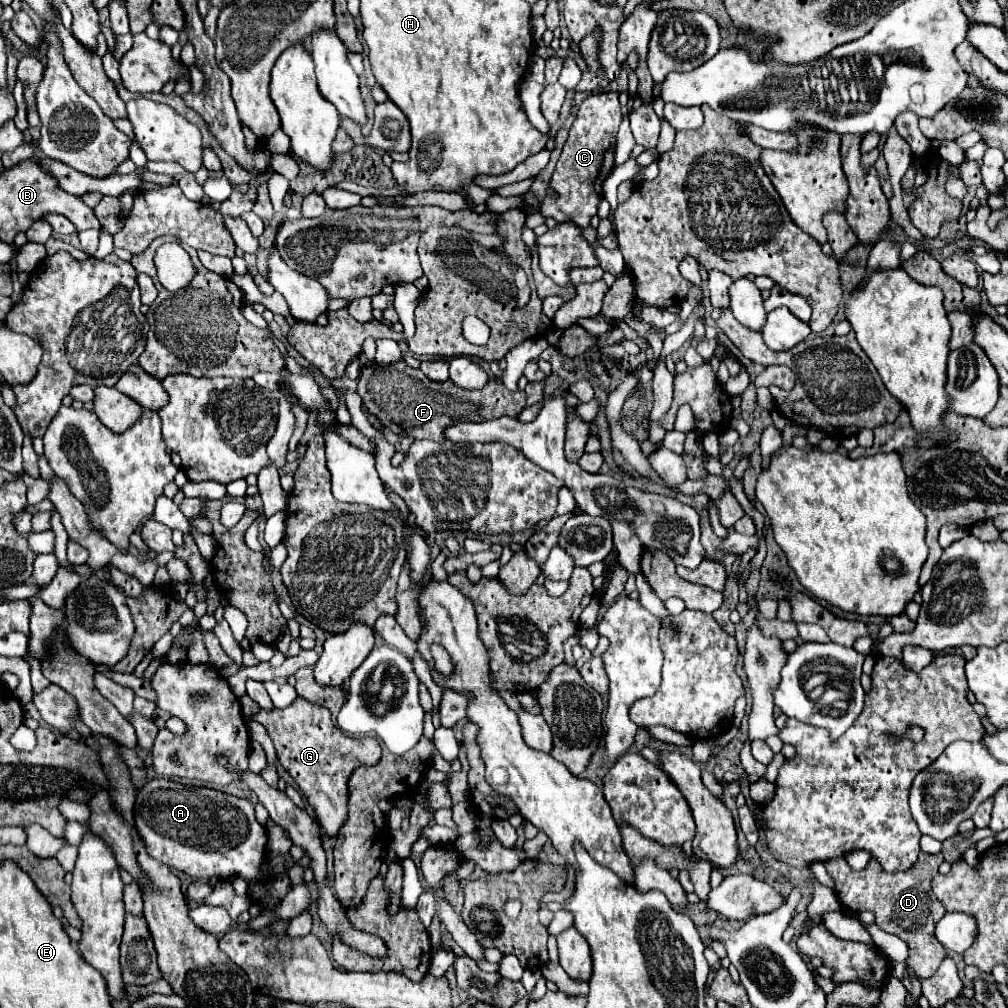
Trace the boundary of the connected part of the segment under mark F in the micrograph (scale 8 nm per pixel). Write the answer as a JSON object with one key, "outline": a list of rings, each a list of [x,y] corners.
{"outline":[[[398,360],[390,366],[370,362],[360,370],[356,392],[362,398],[362,406],[366,408],[366,412],[376,416],[376,420],[396,436],[416,440],[426,438],[434,442],[444,442],[444,430],[452,424],[480,422],[500,416],[516,418],[516,414],[526,404],[524,392],[510,392],[504,388],[502,382],[498,384],[494,378],[482,390],[464,390],[456,384],[450,384],[450,380],[432,382],[422,374],[422,370],[410,368],[404,360]]]}

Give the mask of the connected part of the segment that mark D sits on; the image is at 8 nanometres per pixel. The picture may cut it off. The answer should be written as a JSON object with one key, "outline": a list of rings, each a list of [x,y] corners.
{"outline":[[[920,852],[918,862],[912,868],[908,868],[908,872],[898,872],[898,874],[882,872],[882,868],[878,868],[878,864],[874,864],[874,860],[870,860],[868,866],[860,872],[850,870],[844,858],[828,860],[824,866],[826,866],[826,872],[830,874],[830,878],[834,880],[834,892],[838,896],[838,900],[842,902],[842,906],[850,908],[852,912],[854,910],[874,912],[876,924],[884,932],[896,934],[908,942],[910,958],[906,960],[906,964],[912,966],[920,978],[930,978],[930,976],[934,976],[934,972],[946,958],[946,950],[936,940],[936,934],[934,934],[936,922],[946,914],[946,910],[930,886],[932,878],[938,874],[938,868],[942,862],[944,862],[942,854],[930,856],[930,854]]]}

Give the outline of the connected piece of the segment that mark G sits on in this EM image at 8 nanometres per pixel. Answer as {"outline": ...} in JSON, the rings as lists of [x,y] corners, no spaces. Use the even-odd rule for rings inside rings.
{"outline":[[[296,696],[296,700],[278,710],[278,708],[272,708],[272,710],[260,710],[256,720],[268,730],[272,742],[274,742],[274,748],[276,748],[276,754],[278,754],[278,760],[280,764],[290,772],[290,776],[296,780],[296,784],[304,790],[310,806],[316,810],[316,816],[324,828],[324,832],[328,836],[336,836],[338,834],[338,828],[344,824],[346,820],[346,780],[350,778],[350,772],[362,764],[376,764],[378,762],[378,756],[380,756],[380,744],[372,738],[352,738],[352,736],[346,736],[340,728],[336,728],[332,724],[332,718],[330,718],[330,712],[318,704],[310,704],[306,698],[302,696]]]}

